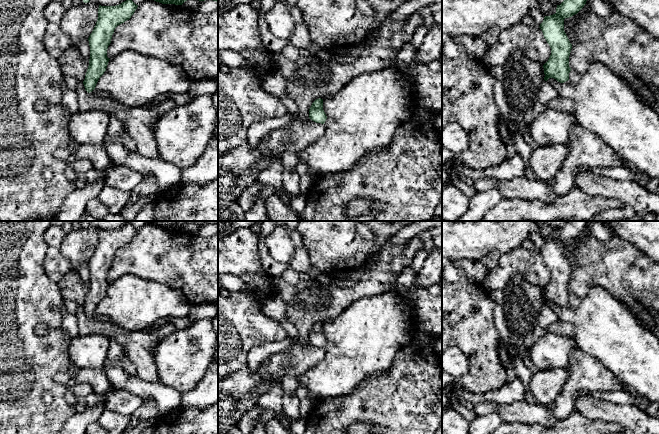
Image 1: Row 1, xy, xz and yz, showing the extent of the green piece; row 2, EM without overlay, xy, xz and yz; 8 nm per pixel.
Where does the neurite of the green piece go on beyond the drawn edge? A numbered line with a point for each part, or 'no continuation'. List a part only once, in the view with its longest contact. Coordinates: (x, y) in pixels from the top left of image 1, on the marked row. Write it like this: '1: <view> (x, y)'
1: xy (95, 92)

